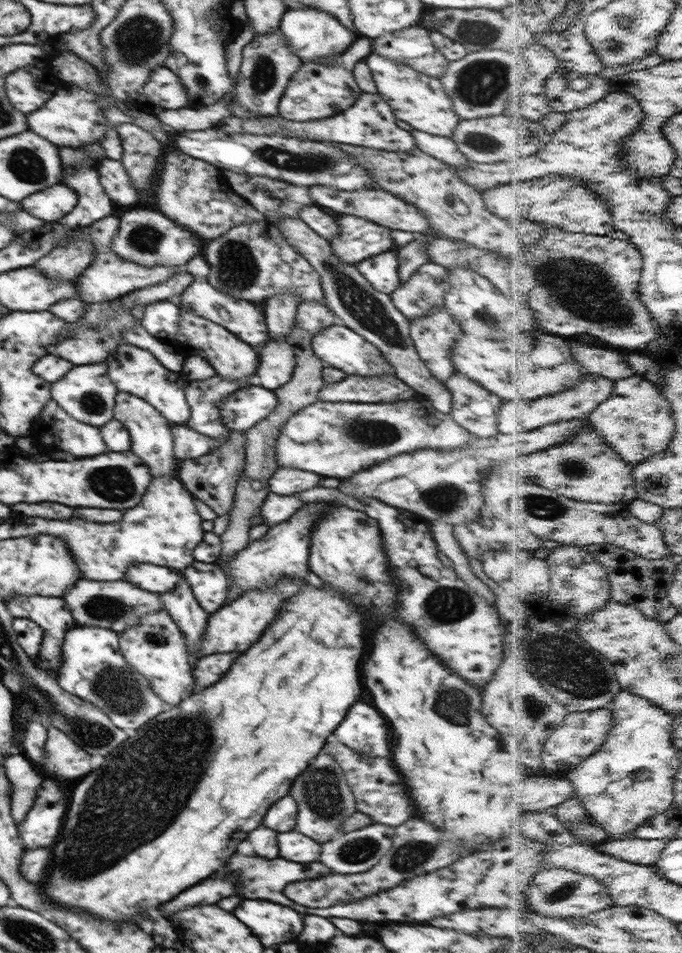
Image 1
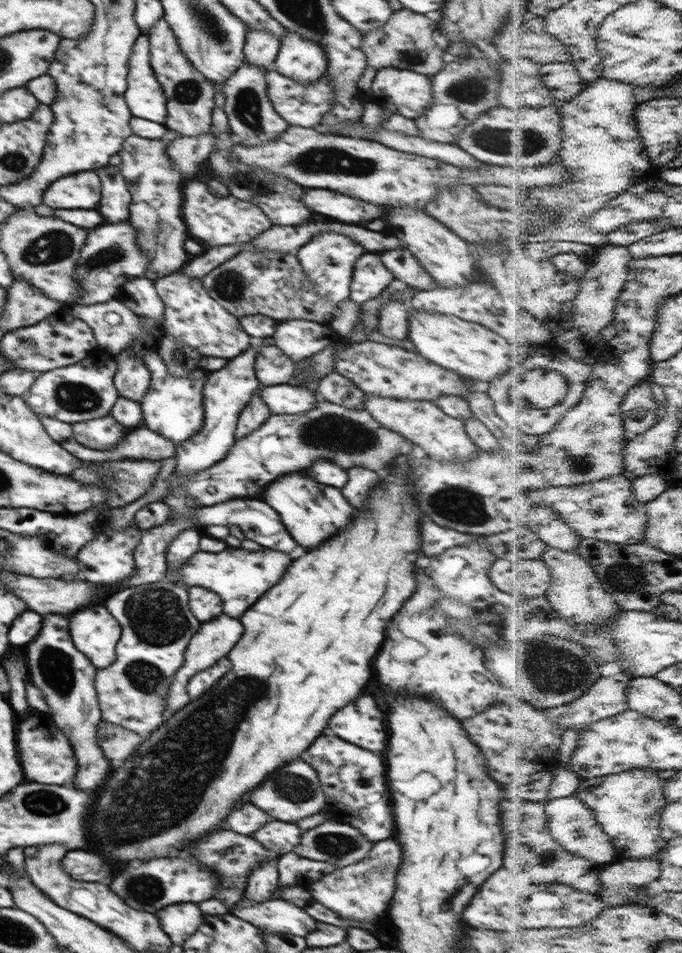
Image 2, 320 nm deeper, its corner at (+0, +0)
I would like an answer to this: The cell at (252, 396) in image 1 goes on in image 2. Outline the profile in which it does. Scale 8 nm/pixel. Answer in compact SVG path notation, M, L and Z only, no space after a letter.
M281 384L262 386L261 399L268 405L271 414L294 415L312 410L320 400L308 387Z

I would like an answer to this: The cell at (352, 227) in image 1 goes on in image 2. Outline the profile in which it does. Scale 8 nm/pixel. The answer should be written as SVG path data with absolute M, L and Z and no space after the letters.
M326 232L326 234L315 236L310 242L295 251L295 254L304 269L306 278L313 286L313 291L320 298L340 309L341 304L349 299L354 266L364 252L366 250L357 242L352 242L351 238L346 238L342 234L334 234L334 232Z

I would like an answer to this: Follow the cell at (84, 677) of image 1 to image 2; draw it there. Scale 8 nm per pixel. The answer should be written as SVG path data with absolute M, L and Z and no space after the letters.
M92 606L68 615L69 633L74 646L82 651L96 670L110 666L121 637L120 623L104 606Z

